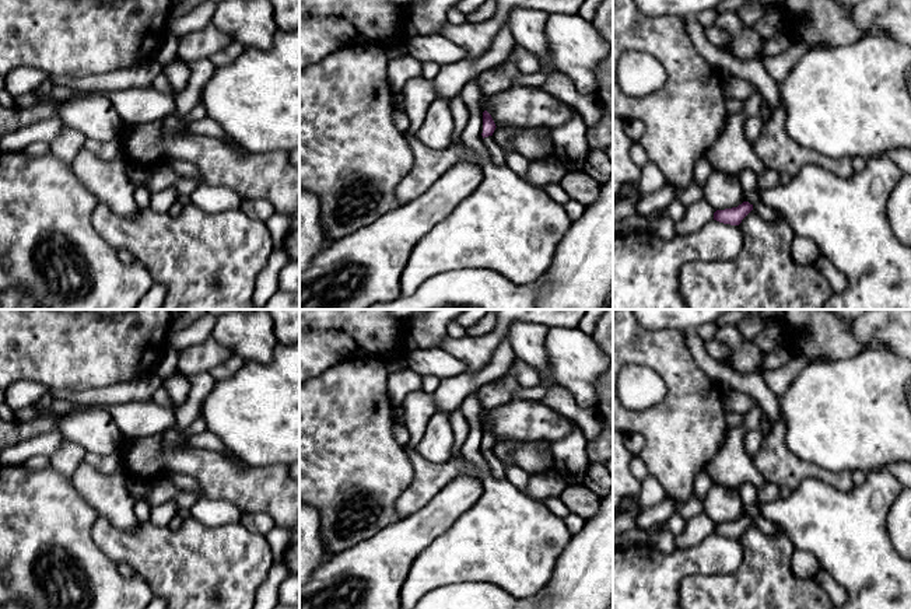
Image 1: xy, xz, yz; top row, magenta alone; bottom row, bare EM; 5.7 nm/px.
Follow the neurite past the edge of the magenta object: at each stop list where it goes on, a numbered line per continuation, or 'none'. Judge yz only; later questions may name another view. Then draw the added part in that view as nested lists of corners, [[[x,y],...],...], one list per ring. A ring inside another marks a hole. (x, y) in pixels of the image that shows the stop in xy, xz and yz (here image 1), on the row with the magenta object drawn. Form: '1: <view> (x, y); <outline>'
none

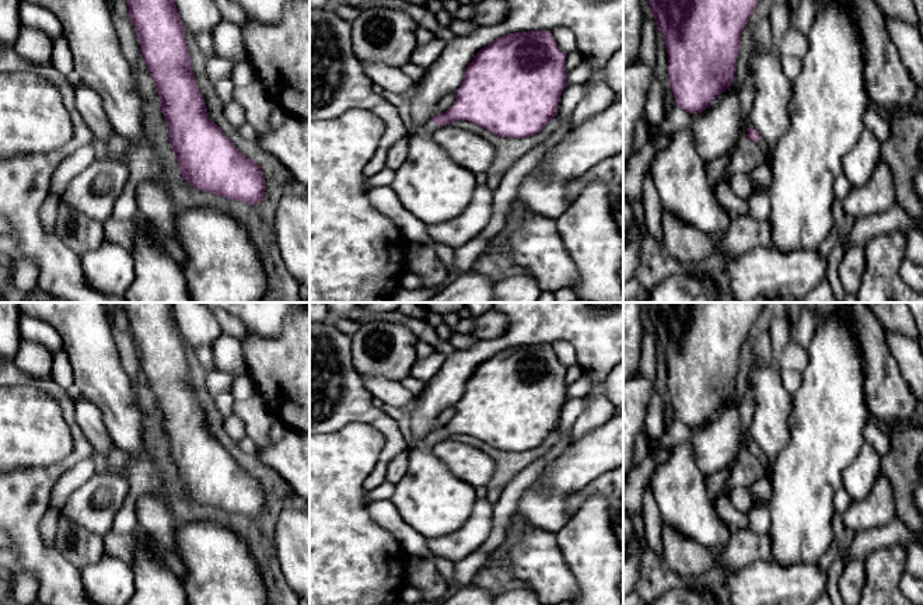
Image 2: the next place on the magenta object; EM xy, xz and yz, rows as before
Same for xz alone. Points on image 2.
1: xz (430, 126); [[[430,119],[430,120],[420,129],[420,134],[422,134],[422,136],[431,136],[437,127],[438,127],[438,126],[433,122],[433,119]]]

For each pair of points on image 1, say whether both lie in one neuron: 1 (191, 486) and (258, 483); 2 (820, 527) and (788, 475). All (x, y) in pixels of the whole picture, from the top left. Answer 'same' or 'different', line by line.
1: different
2: different

